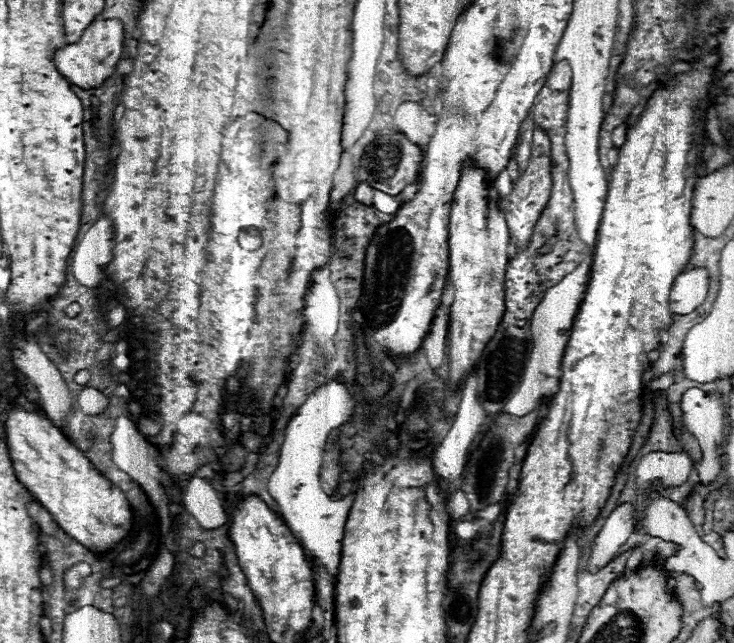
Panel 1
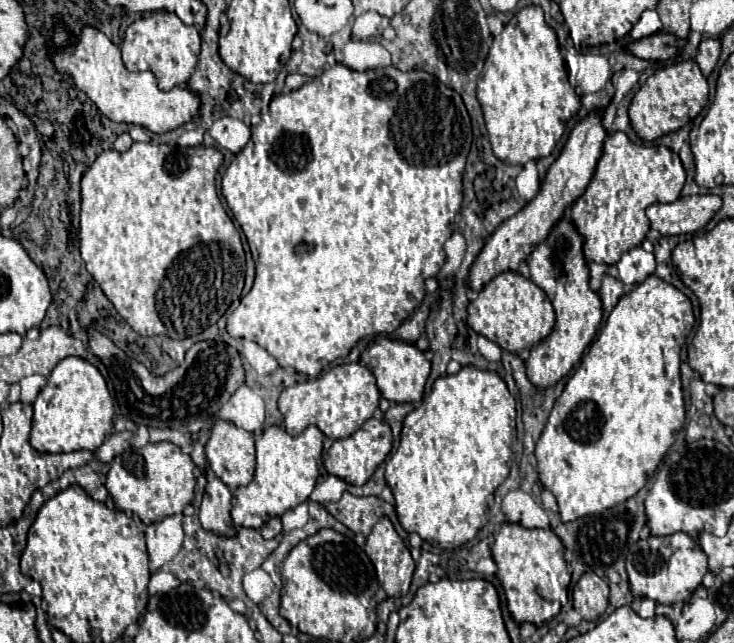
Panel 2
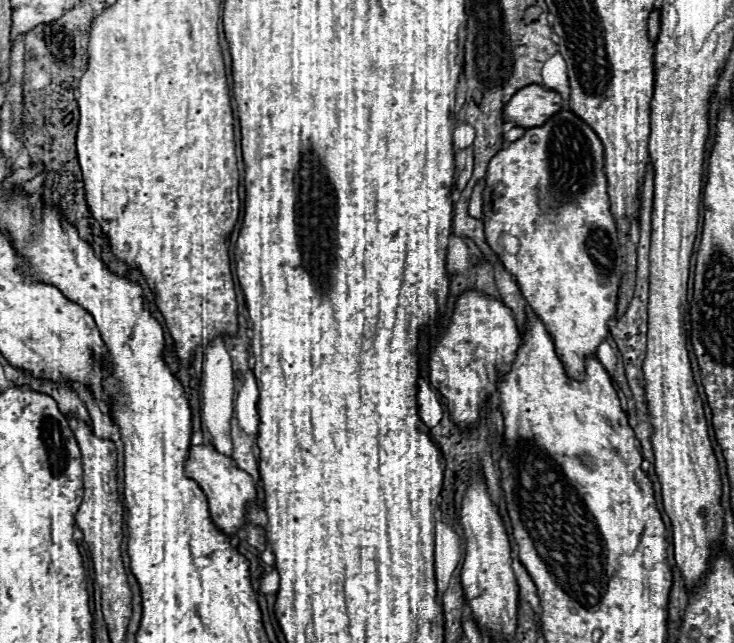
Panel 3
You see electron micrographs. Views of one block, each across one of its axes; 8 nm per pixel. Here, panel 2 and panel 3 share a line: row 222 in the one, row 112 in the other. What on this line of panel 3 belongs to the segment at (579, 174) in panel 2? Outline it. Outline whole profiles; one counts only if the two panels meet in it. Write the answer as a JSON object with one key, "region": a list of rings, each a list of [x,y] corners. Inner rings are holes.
{"region":[[[530,84],[520,88],[510,102],[504,106],[502,114],[506,120],[522,128],[534,128],[544,124],[552,114],[562,110],[560,94],[542,88],[540,84]]]}

